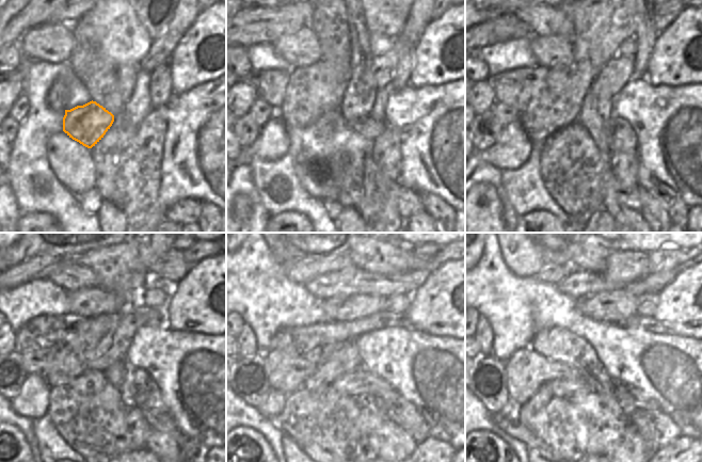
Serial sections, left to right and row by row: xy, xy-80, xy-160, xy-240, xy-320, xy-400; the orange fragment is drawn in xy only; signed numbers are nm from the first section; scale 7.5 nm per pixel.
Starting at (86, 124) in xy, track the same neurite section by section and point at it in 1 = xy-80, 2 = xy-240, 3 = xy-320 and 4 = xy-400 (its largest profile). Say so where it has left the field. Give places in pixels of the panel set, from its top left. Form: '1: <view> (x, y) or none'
1: xy-80 (368, 128)
2: xy-240 (139, 387)
3: xy-320 (405, 415)
4: xy-400 (657, 429)

